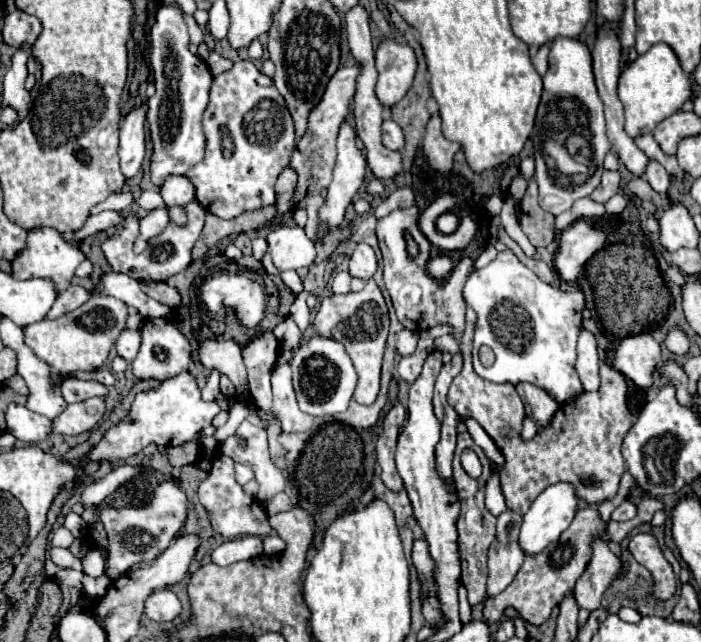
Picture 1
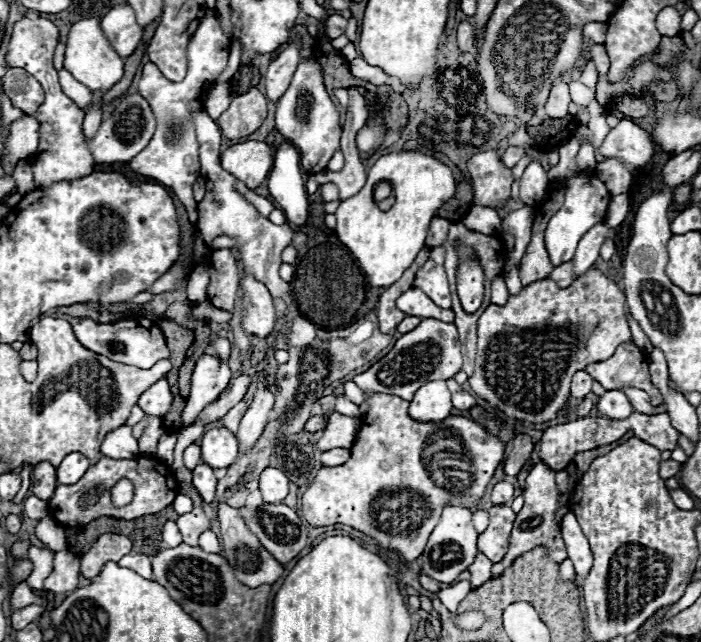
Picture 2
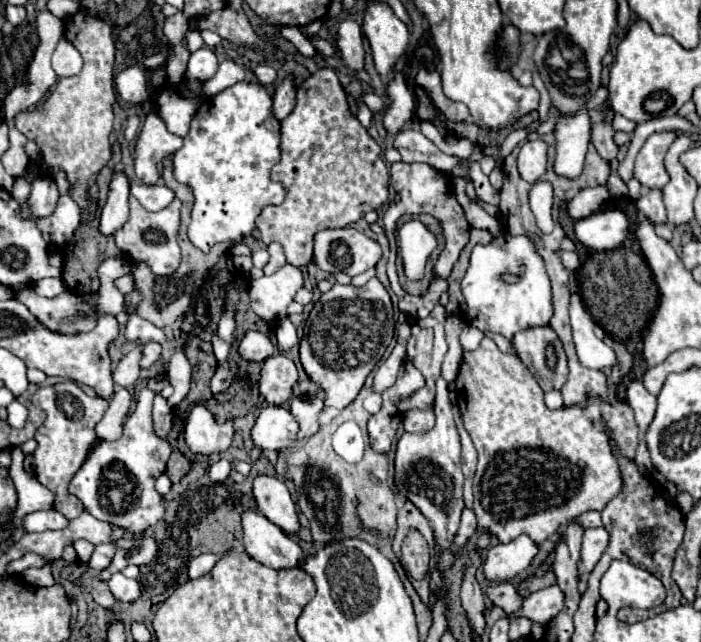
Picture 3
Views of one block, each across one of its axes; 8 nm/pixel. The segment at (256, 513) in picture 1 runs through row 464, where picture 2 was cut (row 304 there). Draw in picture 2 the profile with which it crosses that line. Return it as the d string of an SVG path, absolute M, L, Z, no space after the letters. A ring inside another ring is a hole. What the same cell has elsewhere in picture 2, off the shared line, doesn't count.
M228 248L212 252L212 268L210 268L210 284L208 296L210 302L220 308L232 312L236 290L240 284L240 268Z

